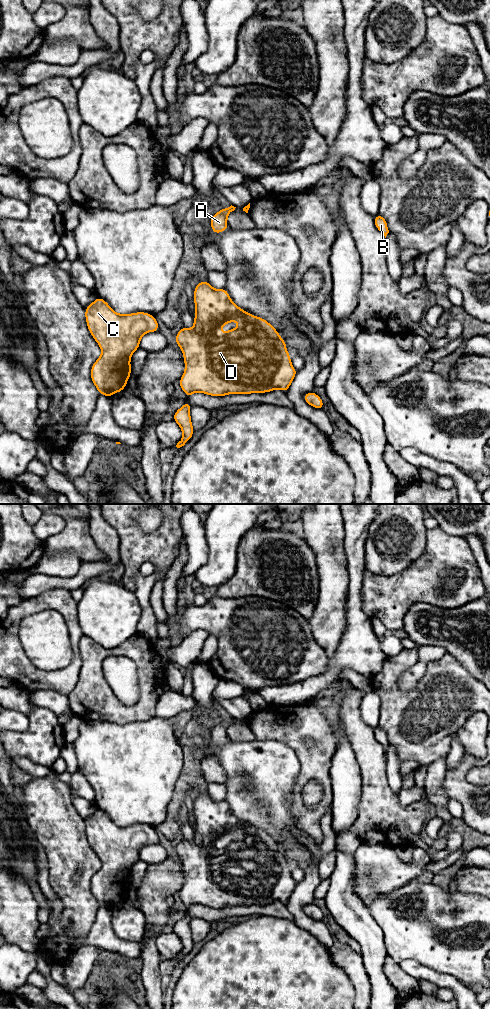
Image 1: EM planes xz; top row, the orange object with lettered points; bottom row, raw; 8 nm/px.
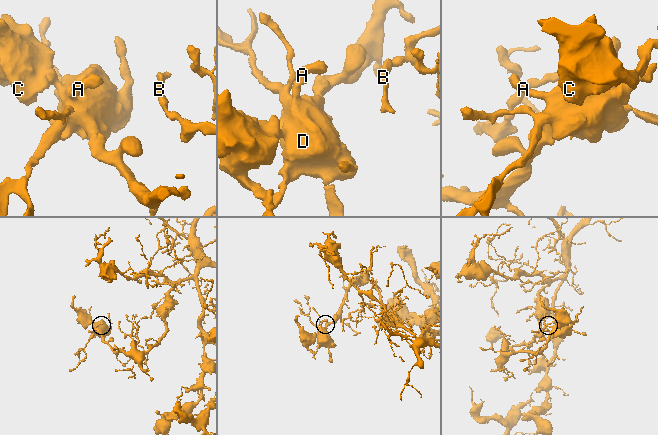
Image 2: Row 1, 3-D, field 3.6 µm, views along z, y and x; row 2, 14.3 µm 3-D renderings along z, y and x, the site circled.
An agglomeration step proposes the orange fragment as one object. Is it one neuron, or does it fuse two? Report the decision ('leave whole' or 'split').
leave whole

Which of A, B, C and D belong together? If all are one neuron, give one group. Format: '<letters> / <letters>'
A B C D

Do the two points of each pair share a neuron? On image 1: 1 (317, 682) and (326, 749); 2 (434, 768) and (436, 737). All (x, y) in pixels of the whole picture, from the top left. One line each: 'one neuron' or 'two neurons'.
1: two neurons
2: two neurons

